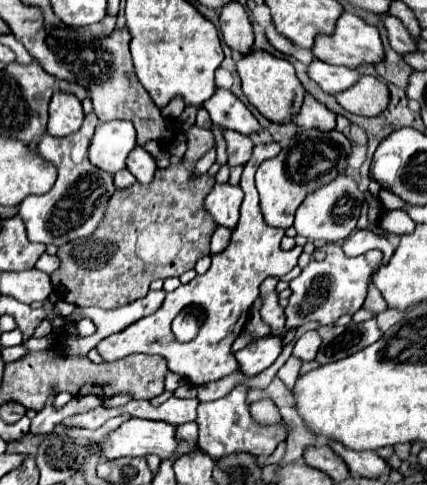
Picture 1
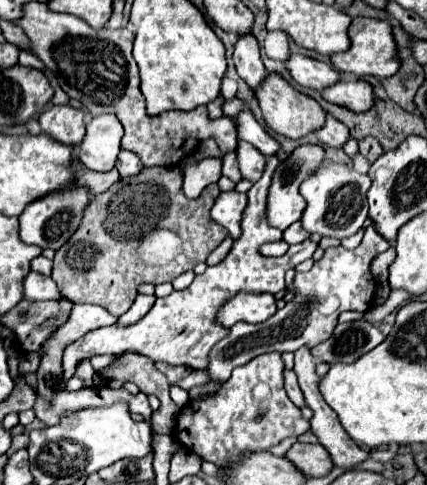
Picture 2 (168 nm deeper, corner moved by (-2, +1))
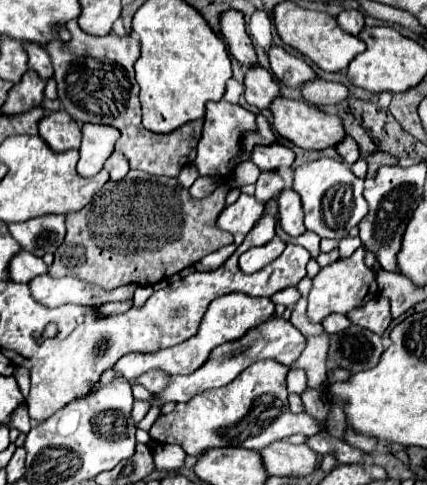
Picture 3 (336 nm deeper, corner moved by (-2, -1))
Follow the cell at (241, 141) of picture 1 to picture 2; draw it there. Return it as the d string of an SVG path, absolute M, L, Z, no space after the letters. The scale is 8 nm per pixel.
M238 141L236 157L240 161L238 165L240 165L242 177L250 179L252 183L258 181L258 177L262 175L264 165L266 165L266 157L262 153L258 153L258 149L254 149L254 145L250 145L248 141Z

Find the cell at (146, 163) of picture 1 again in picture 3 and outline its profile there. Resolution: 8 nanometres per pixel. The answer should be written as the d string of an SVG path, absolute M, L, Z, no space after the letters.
M112 153L112 155L106 159L104 169L110 173L110 179L112 179L112 181L118 181L118 179L122 179L122 177L128 173L128 163L126 163L124 155Z

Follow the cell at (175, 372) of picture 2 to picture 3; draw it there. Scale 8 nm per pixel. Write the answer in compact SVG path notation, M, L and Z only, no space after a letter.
M148 371L144 375L140 375L138 379L134 379L132 383L142 383L148 391L162 391L162 387L166 385L166 379L168 375L164 371Z

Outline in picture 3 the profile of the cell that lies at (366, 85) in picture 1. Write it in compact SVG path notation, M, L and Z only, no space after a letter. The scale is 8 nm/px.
M314 79L302 85L302 97L312 105L334 105L348 97L348 89L340 83Z

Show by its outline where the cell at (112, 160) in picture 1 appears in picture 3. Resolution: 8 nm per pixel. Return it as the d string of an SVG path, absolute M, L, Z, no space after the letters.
M82 125L82 145L80 145L80 159L76 165L78 175L92 177L96 175L104 161L112 155L114 143L118 141L118 129L106 125Z

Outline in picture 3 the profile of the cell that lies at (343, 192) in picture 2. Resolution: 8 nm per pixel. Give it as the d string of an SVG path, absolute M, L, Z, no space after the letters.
M322 157L296 167L292 189L302 199L302 209L306 213L306 219L304 219L306 229L314 231L318 237L344 239L348 231L354 229L368 211L366 199L362 195L364 181L358 179L350 171L350 167L346 167L342 161Z

